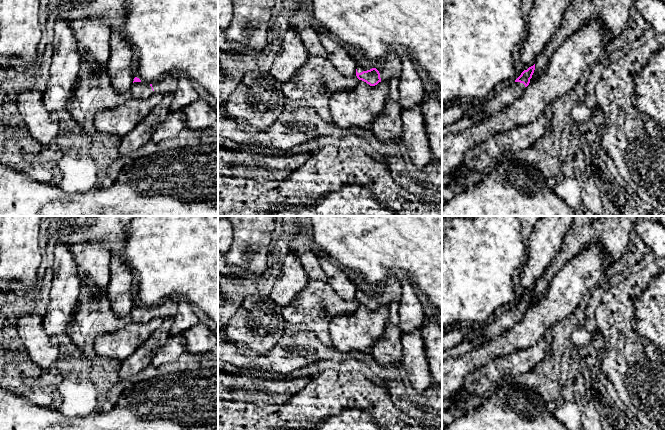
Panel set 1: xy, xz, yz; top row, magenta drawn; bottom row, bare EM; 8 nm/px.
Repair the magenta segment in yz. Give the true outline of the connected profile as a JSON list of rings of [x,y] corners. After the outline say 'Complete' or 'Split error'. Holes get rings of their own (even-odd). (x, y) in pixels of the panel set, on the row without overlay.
[[[535,288],[527,294],[524,294],[508,311],[504,312],[497,318],[492,318],[480,332],[468,335],[464,342],[473,342],[480,337],[492,340],[512,328],[517,322],[524,318],[526,311],[530,307],[534,294]]]. Split error

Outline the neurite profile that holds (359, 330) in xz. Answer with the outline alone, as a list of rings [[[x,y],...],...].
[[[358,304],[353,313],[335,317],[329,325],[334,348],[342,353],[358,350],[371,354],[374,342],[384,334],[388,316],[386,306],[370,310]]]

